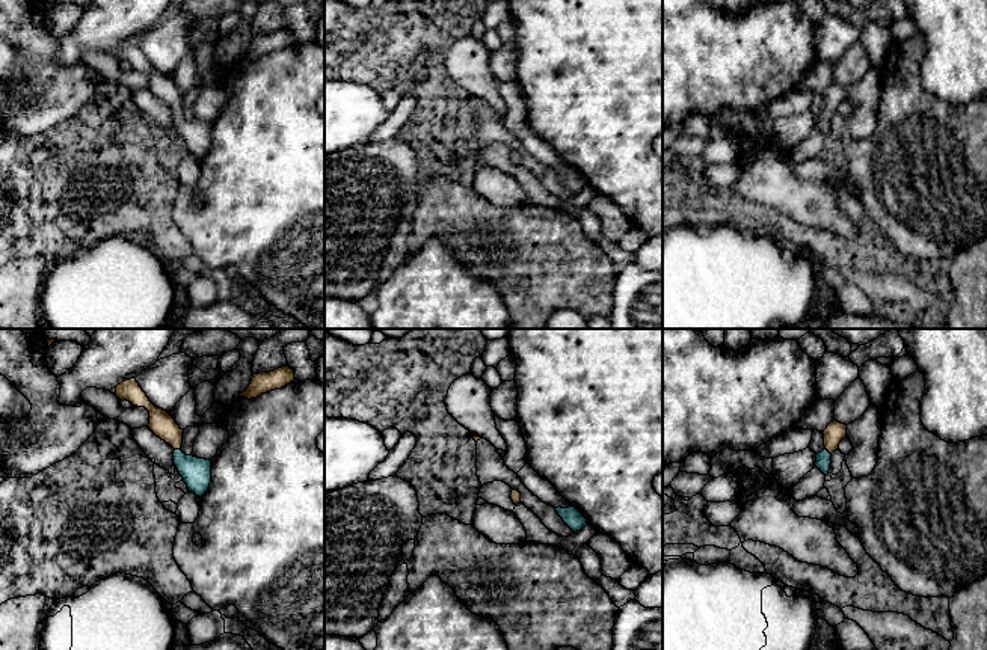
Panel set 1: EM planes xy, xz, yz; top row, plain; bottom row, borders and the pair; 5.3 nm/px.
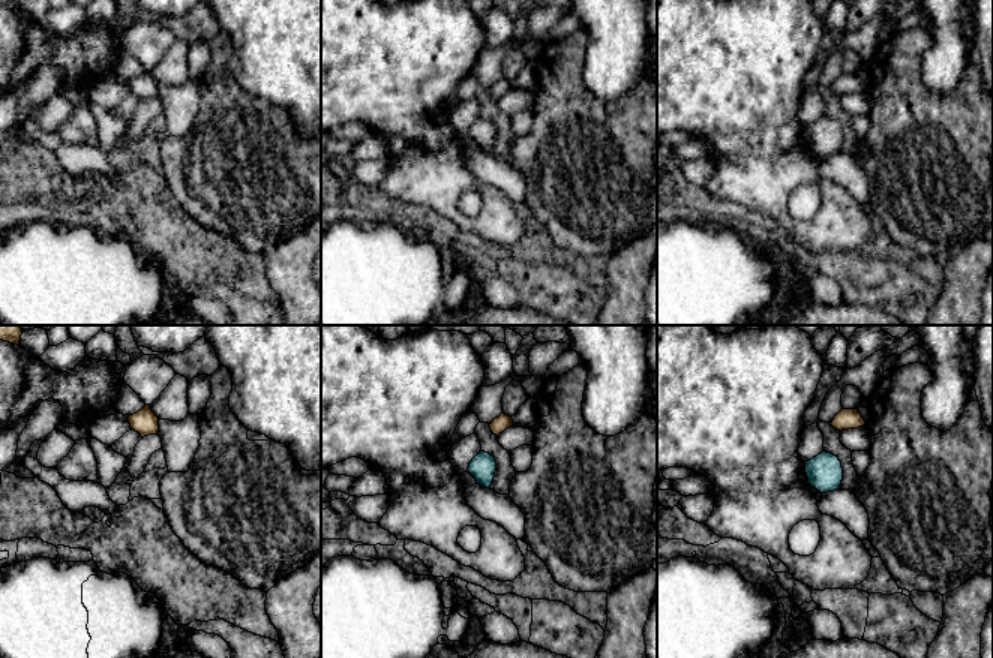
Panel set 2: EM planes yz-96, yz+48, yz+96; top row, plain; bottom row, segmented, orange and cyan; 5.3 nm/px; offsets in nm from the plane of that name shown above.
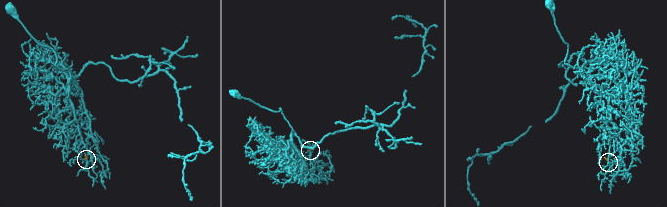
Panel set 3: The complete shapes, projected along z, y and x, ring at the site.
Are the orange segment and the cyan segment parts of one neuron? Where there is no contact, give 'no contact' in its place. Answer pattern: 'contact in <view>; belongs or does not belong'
contact in xy; belongs

